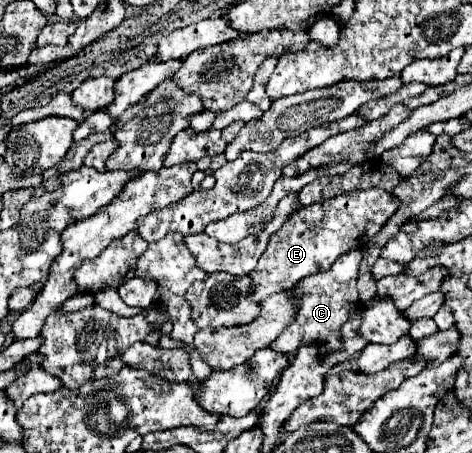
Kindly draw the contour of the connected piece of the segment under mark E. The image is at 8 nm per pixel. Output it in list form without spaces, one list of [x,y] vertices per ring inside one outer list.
[[[370,188],[352,190],[292,214],[286,224],[270,238],[256,270],[250,272],[254,300],[262,300],[274,292],[290,290],[298,280],[328,270],[336,258],[350,252],[352,248],[362,248],[374,234],[378,234],[396,210],[398,198],[394,194]]]

